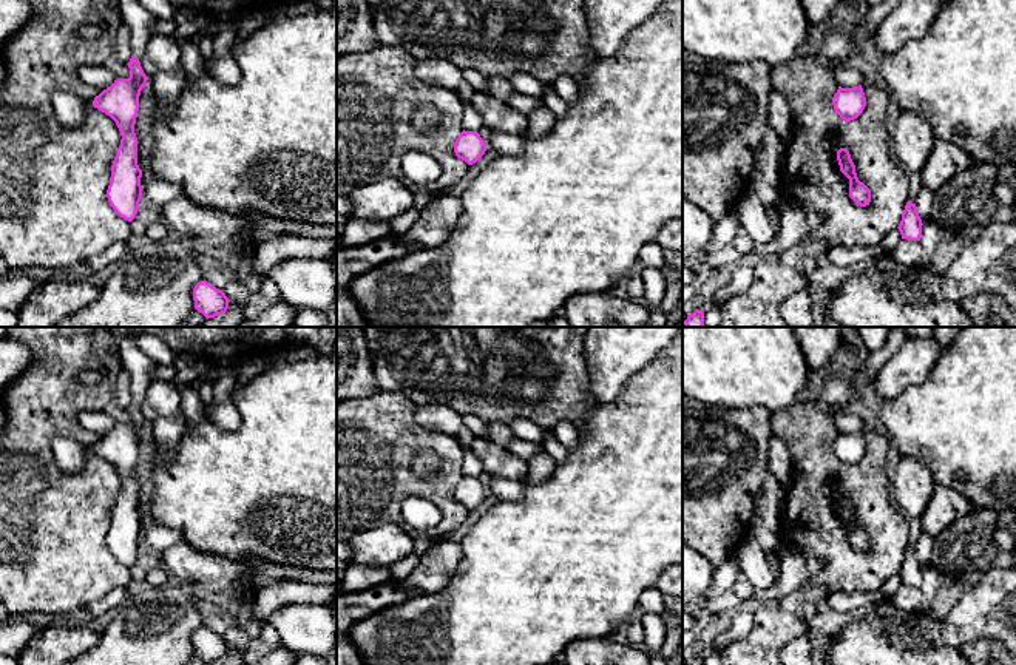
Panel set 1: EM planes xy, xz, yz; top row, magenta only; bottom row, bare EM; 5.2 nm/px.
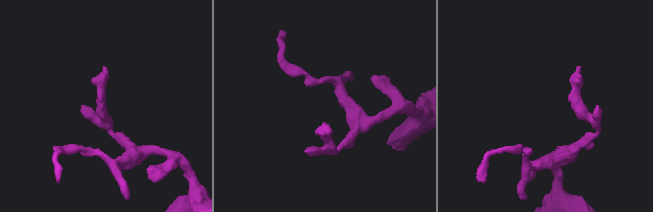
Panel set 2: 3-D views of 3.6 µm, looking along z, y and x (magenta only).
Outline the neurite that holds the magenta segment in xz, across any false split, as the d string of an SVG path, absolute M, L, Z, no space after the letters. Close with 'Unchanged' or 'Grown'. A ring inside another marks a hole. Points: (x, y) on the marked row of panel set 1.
M462 131L454 142L454 153L459 159L468 165L476 164L482 159L486 151L486 145L477 131Z. Unchanged

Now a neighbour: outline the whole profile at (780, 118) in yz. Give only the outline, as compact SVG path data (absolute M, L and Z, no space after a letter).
M772 89L769 94L767 128L772 128L780 140L786 140L794 130L794 111L789 99Z

